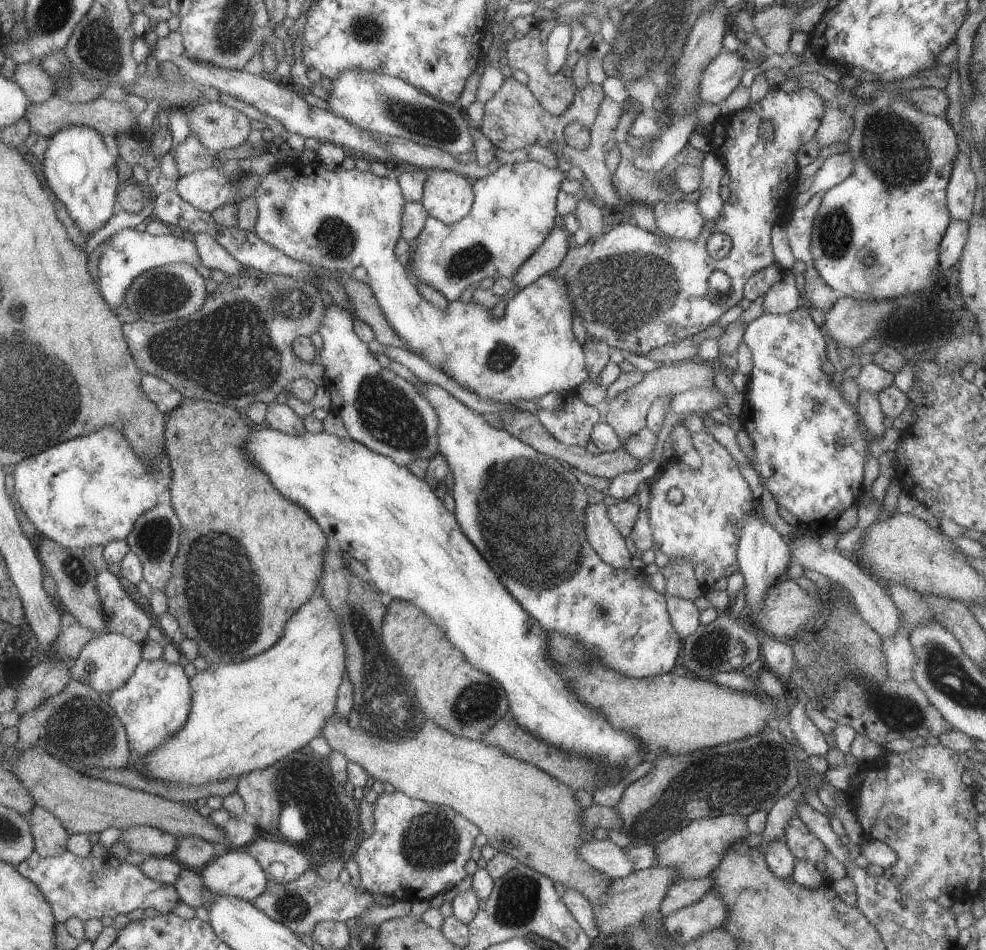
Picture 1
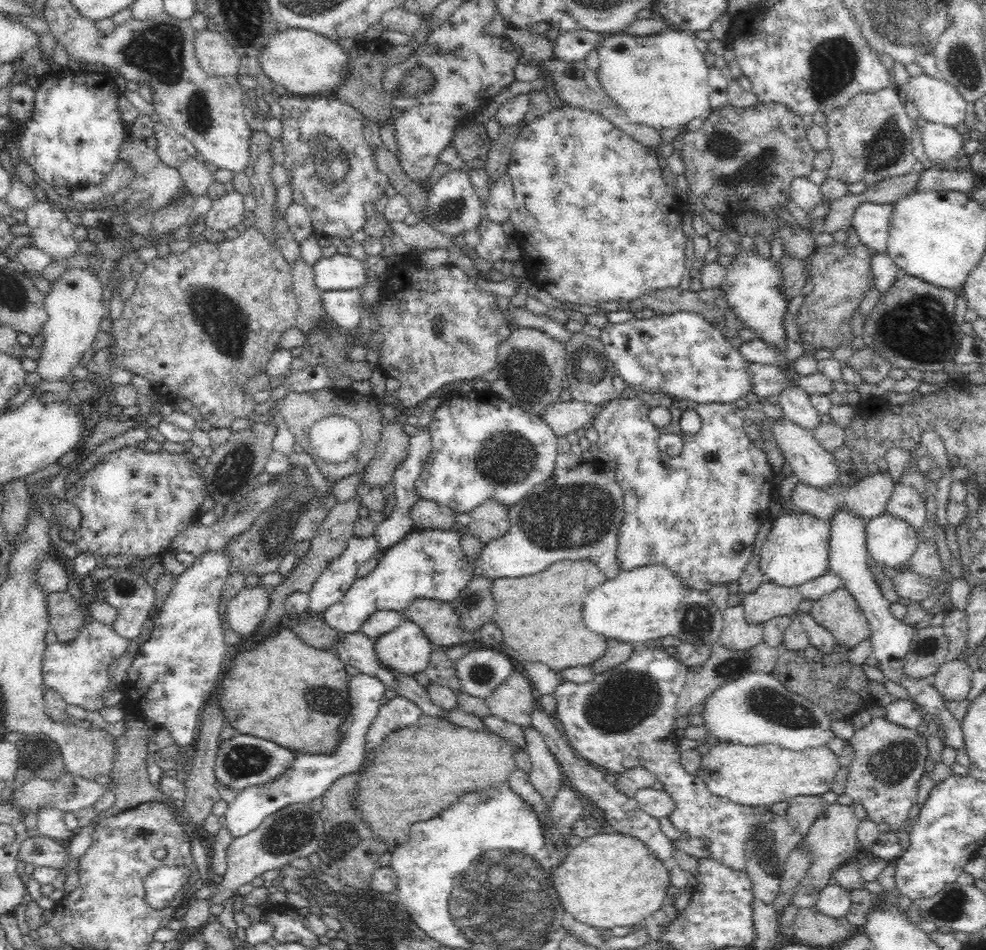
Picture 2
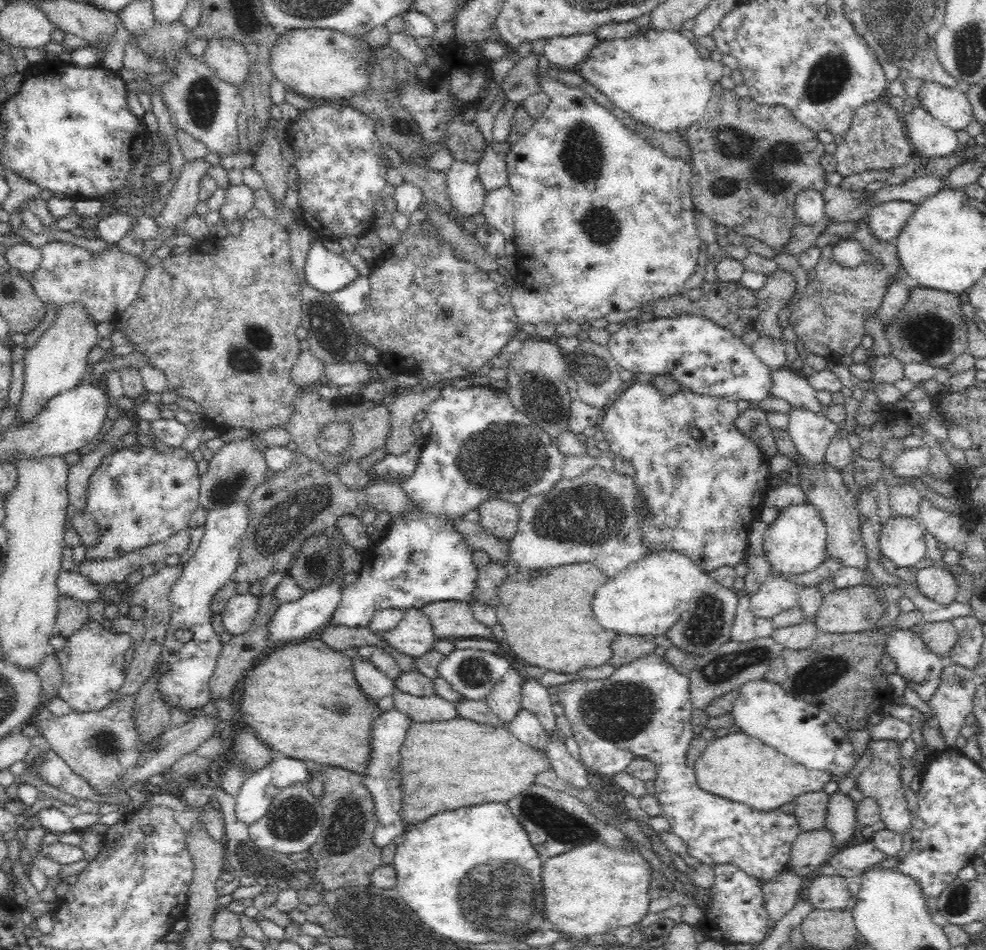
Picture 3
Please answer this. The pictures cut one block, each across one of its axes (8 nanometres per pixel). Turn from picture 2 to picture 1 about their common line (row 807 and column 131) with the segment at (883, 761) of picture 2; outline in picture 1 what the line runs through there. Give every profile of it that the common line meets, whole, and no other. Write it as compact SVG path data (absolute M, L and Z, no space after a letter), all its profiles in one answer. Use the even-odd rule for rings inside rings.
M35 850L23 860L15 871L29 880L47 900L57 923L65 923L72 917L83 923L90 919L114 918L132 910L153 908L160 913L171 913L179 903L173 885L150 880L137 867L110 854L95 858L77 857L64 851L60 856L41 857Z

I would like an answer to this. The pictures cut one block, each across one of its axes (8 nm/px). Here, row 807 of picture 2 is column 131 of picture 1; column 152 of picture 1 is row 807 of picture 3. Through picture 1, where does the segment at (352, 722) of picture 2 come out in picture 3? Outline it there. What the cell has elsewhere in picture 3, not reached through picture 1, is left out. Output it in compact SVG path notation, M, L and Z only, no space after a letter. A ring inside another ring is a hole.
M280 756L279 758L269 760L267 766L260 768L260 771L254 772L245 778L240 792L235 796L236 817L242 823L246 823L248 826L252 825L262 816L266 816L273 796L276 796L285 787L297 783L306 783L312 769L314 769L314 766L308 763L304 764L301 760L289 758L288 756Z

